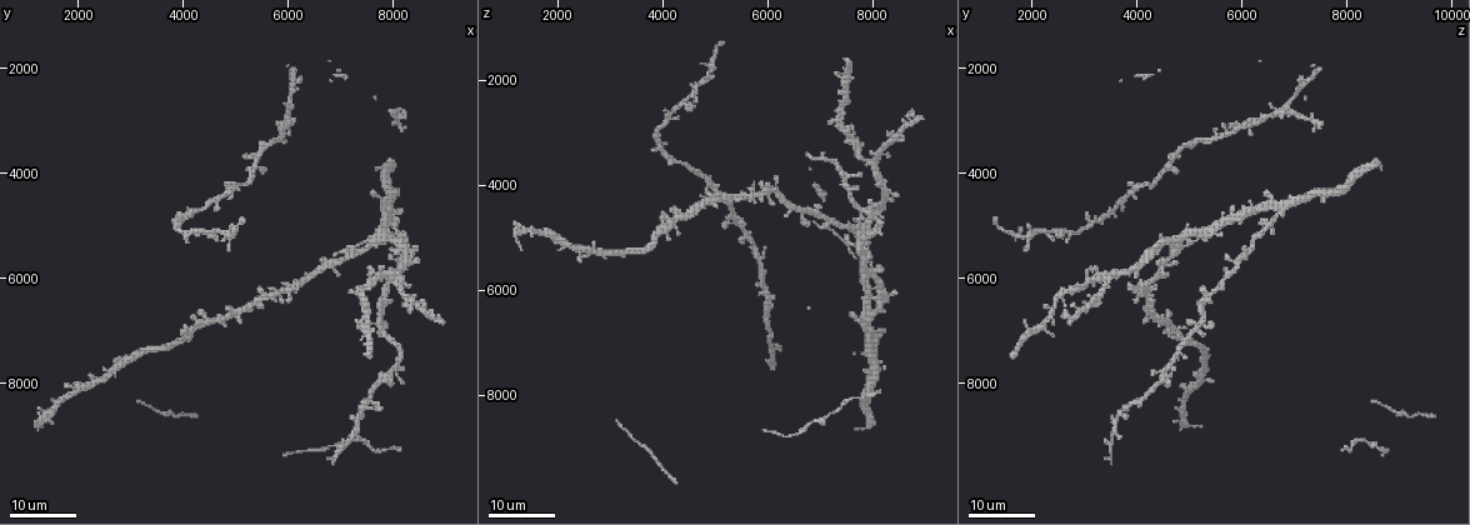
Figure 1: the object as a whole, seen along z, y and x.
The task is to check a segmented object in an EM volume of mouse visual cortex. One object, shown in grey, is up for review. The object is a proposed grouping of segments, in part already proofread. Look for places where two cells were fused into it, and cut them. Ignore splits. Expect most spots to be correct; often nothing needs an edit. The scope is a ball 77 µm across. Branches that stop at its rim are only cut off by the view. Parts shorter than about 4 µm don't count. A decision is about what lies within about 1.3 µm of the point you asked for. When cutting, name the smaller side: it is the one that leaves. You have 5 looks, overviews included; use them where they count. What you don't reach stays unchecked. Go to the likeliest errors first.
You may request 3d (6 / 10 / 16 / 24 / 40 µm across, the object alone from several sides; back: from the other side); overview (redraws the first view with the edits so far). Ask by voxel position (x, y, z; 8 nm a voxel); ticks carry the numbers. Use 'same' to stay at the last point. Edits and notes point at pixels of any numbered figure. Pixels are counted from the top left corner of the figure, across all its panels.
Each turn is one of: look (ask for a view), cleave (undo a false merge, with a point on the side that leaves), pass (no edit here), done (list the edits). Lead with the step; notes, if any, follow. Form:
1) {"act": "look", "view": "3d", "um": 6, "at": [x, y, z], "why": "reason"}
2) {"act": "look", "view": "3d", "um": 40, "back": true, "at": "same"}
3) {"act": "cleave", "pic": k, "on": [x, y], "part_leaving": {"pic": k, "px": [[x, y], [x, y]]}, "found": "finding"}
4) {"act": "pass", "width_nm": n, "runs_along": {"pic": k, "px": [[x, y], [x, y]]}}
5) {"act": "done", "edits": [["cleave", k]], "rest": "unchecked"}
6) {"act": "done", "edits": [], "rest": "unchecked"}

{"act": "look", "view": "3d", "um": 24, "at": [7200, 5600, 4650]}

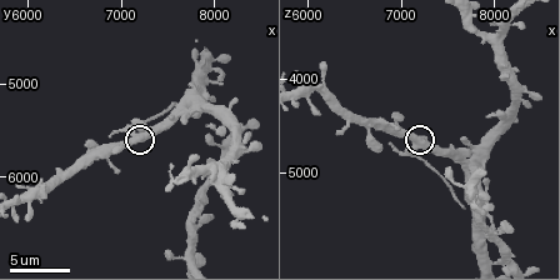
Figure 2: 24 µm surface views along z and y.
{"act": "look", "view": "3d", "um": 6, "at": [7150, 5550, 4650], "why": "zoom in"}

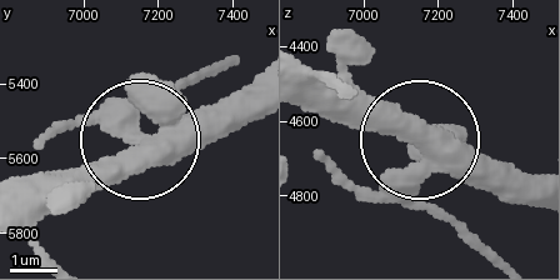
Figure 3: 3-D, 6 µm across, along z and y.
{"act": "cleave", "pic": 3, "on": [53, 135], "width_nm": 540, "part_leaving": {"pic": 3, "px": [[120, 114], [211, 74]]}, "found": "two cells meet here"}

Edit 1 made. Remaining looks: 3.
{"act": "look", "view": "3d", "um": 24, "at": [5900, 3400, 5400], "why": "arms part here"}

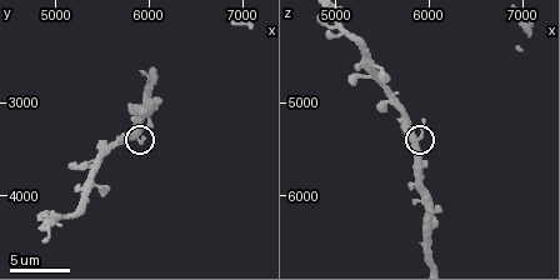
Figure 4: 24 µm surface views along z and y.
{"act": "look", "view": "3d", "um": 6, "at": "same"}

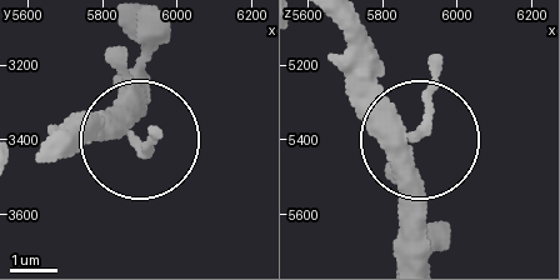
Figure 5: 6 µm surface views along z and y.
{"act": "pass", "width_nm": 300, "found": "continuous, no second cell"}

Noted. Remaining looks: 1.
{"act": "look", "view": "3d", "um": 10, "at": [7850, 5150, 4900]}

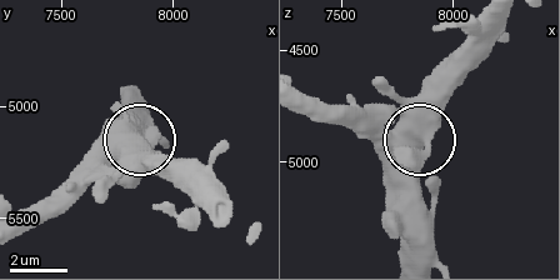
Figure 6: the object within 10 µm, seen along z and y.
{"act": "pass", "side_arm_um": 36, "found": "all the same cell"}

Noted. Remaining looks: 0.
{"act": "done", "edits": [["cleave", 3]], "rest": "unchecked"}

